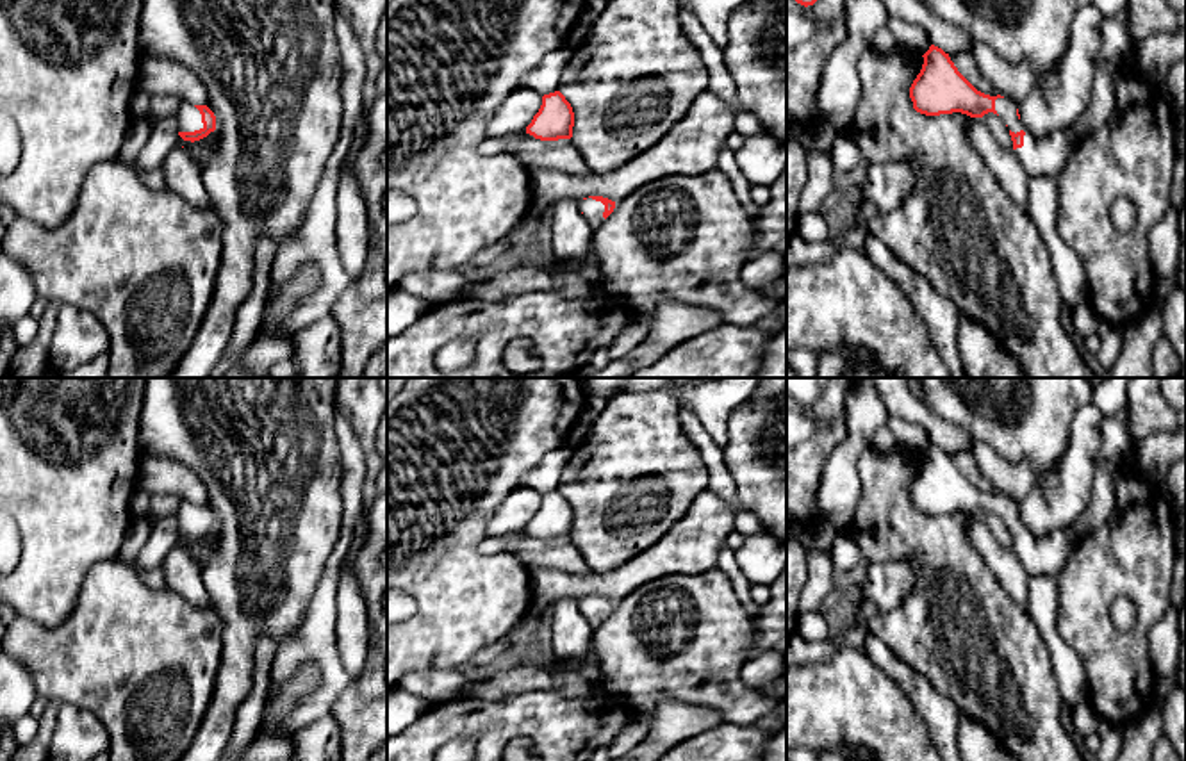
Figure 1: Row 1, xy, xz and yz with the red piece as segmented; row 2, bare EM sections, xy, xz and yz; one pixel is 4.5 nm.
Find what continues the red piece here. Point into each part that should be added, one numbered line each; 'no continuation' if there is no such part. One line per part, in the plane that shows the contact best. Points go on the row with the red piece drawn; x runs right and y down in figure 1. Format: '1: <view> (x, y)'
1: xy (189, 118)

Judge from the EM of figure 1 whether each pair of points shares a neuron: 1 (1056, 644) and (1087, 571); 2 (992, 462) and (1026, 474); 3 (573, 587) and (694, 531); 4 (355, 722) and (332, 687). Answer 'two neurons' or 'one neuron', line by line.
1: two neurons
2: one neuron
3: one neuron
4: two neurons

